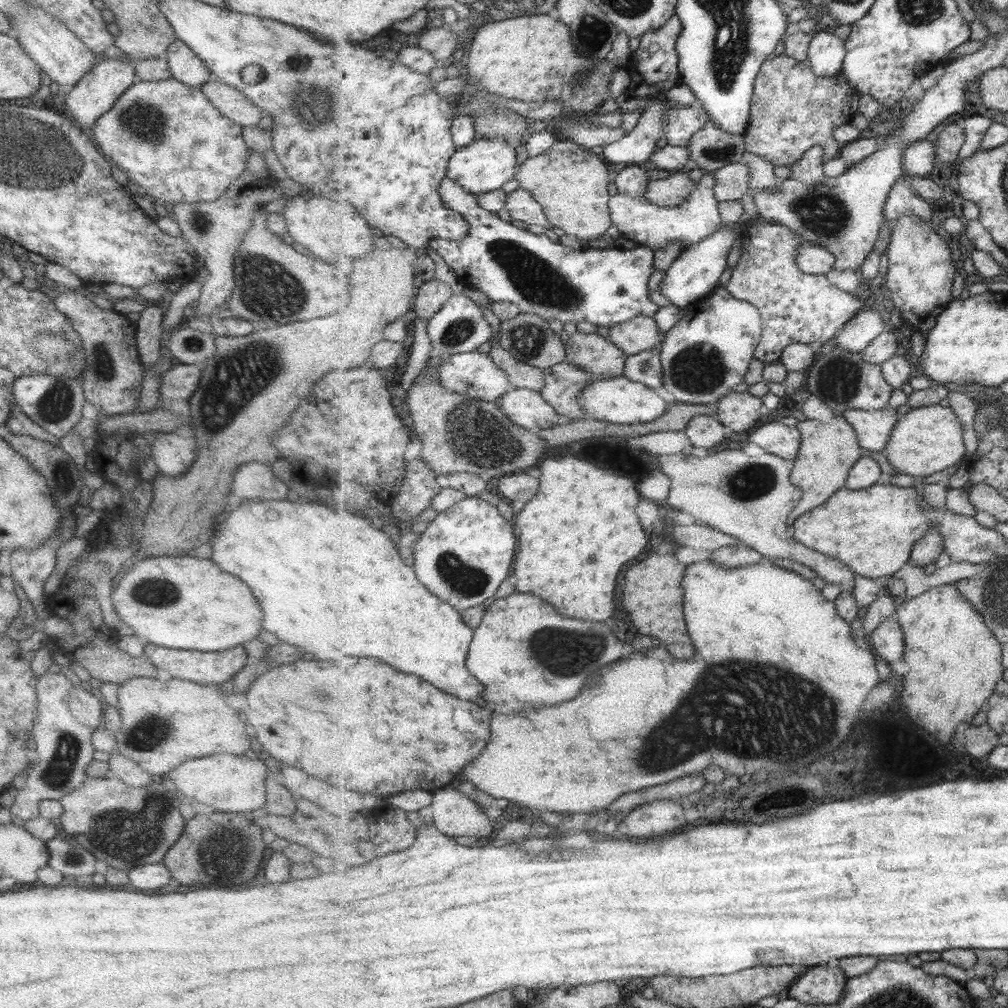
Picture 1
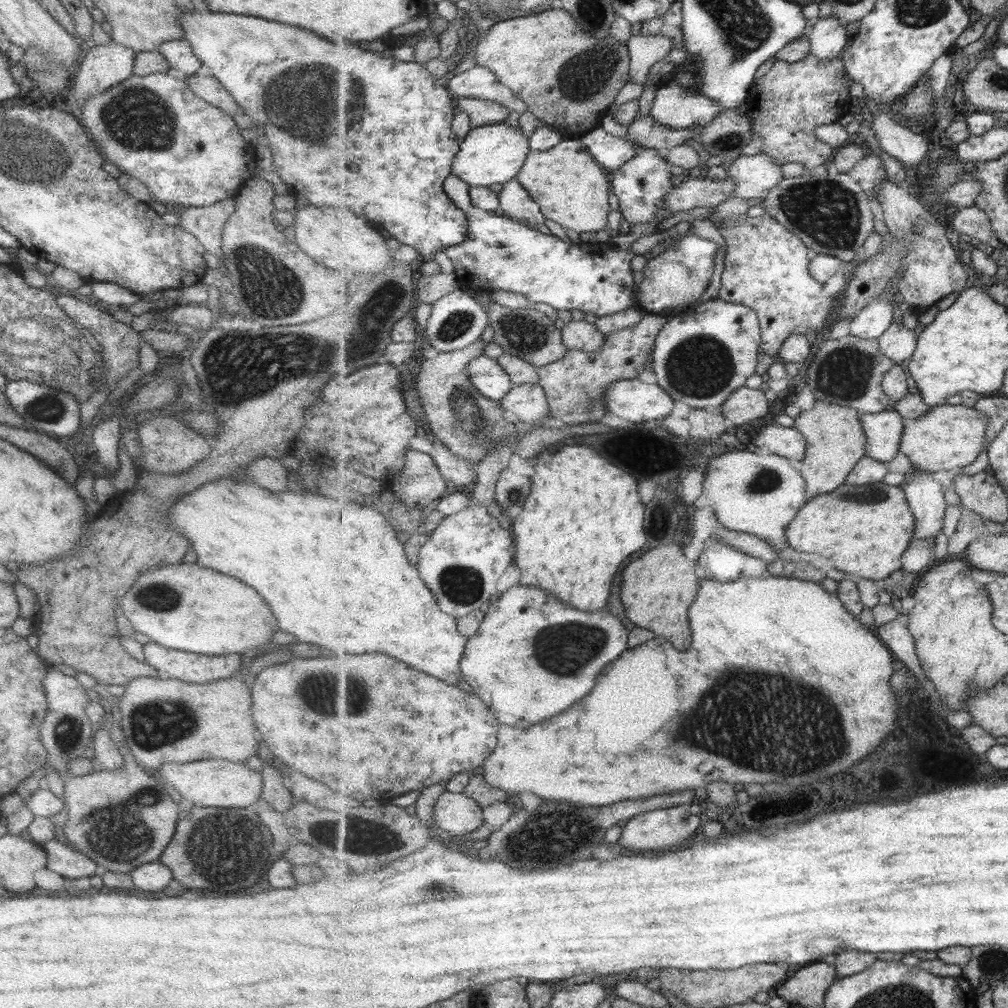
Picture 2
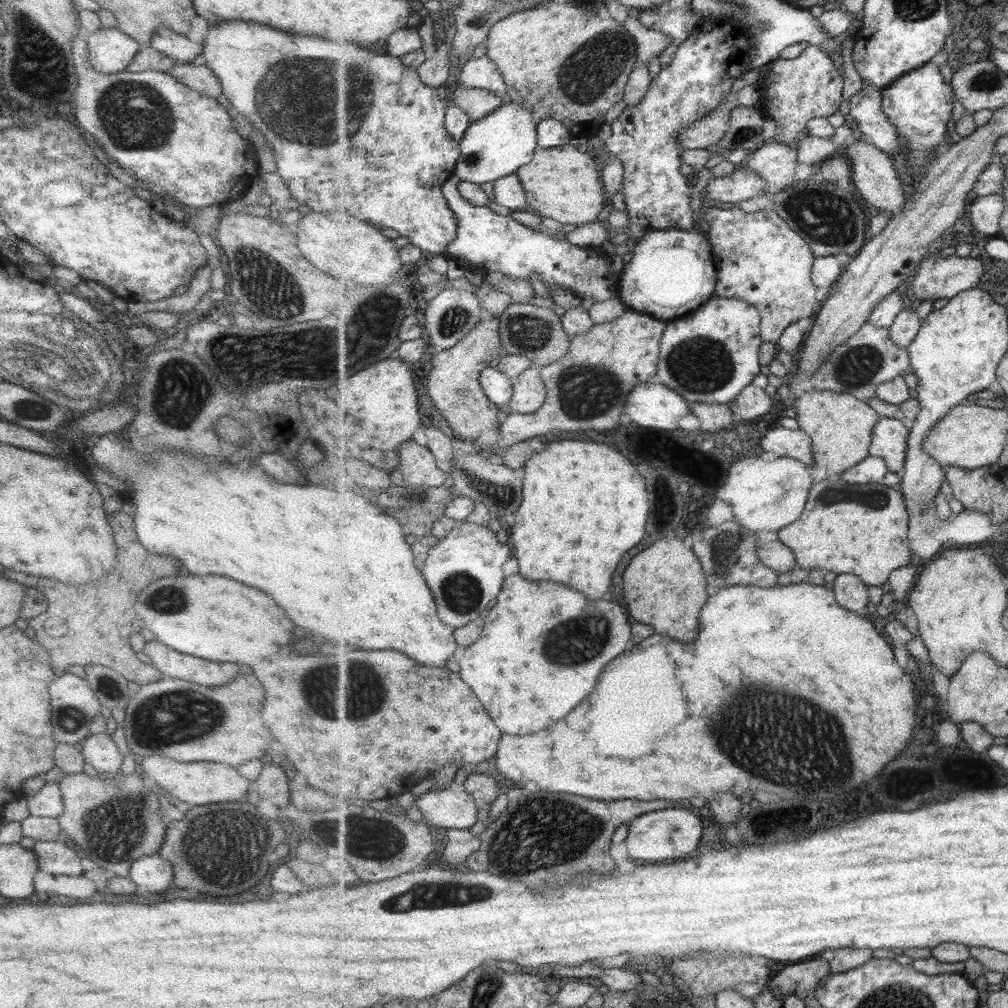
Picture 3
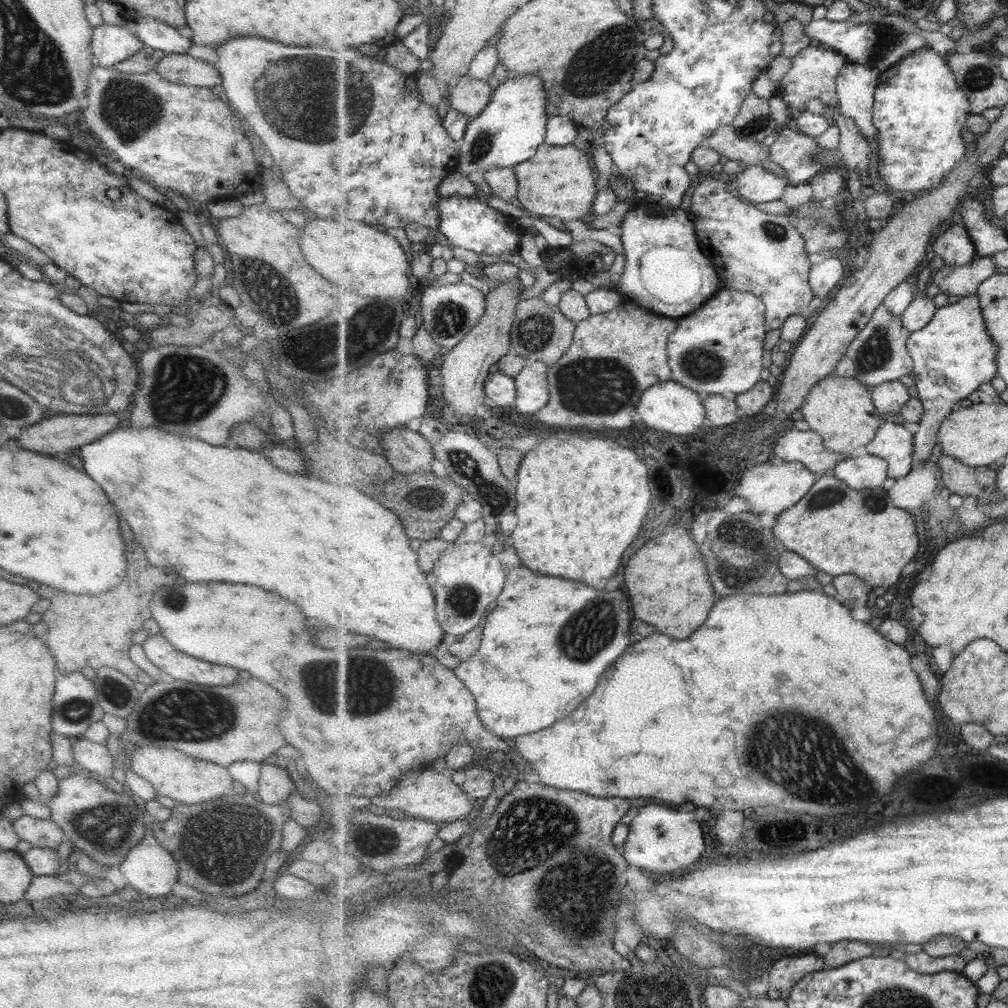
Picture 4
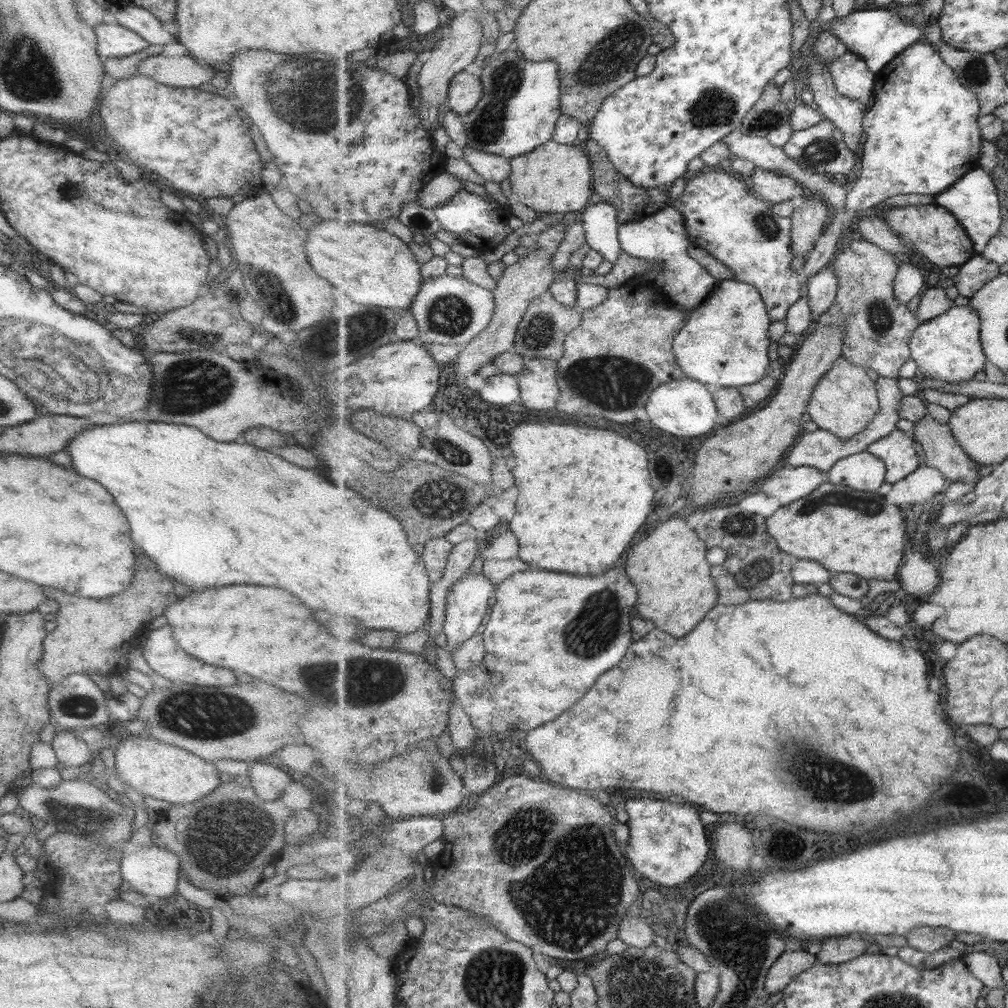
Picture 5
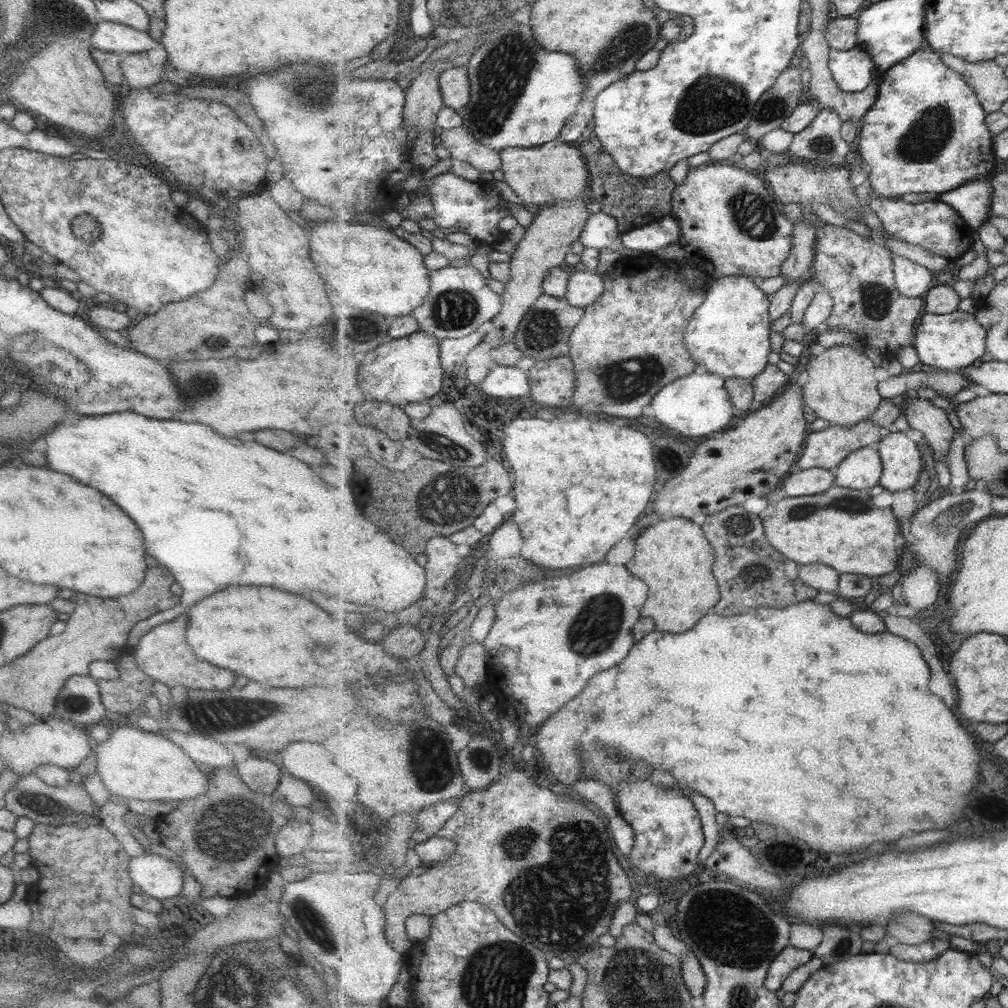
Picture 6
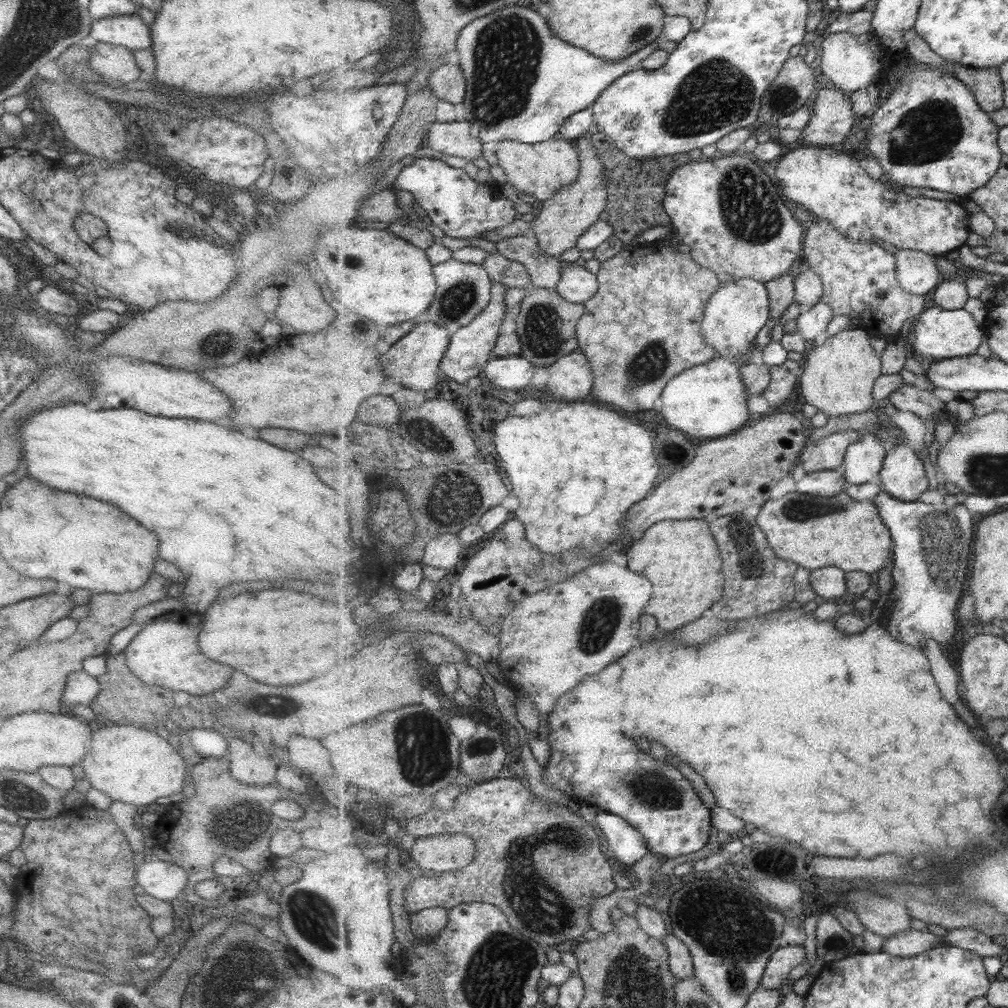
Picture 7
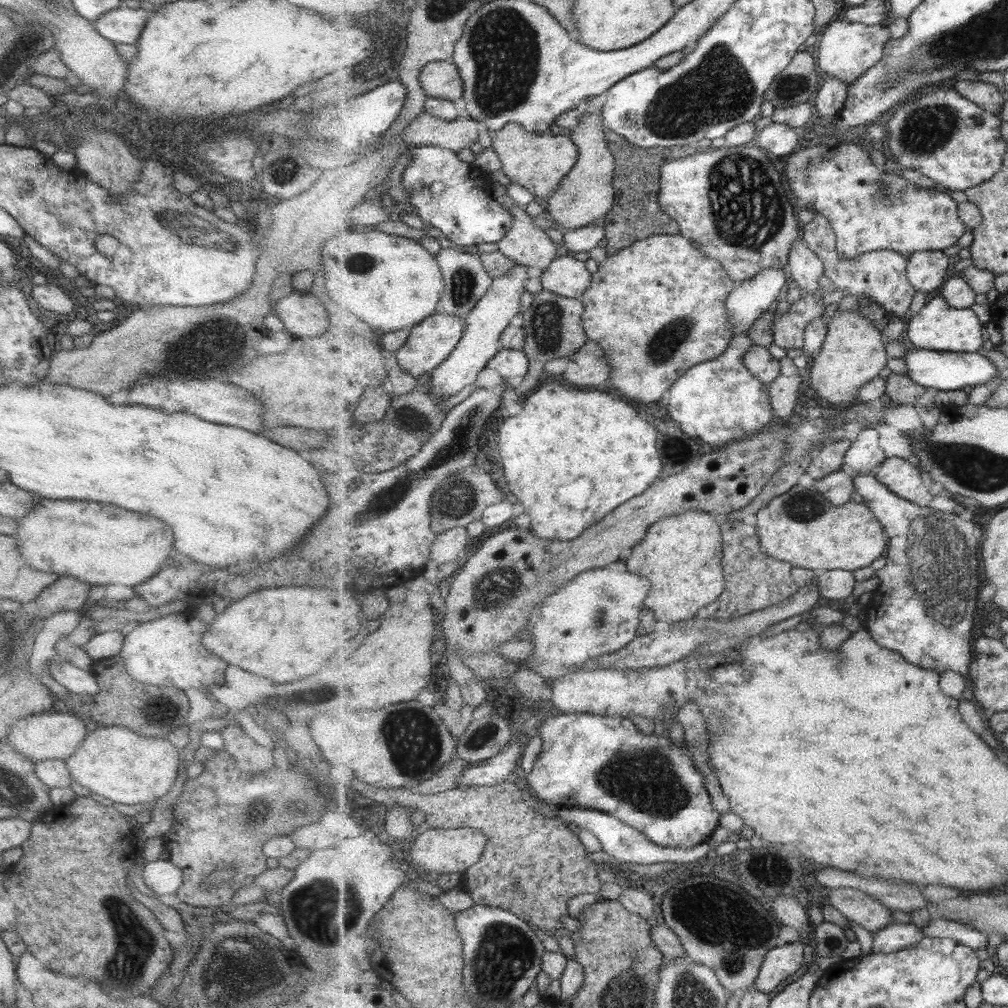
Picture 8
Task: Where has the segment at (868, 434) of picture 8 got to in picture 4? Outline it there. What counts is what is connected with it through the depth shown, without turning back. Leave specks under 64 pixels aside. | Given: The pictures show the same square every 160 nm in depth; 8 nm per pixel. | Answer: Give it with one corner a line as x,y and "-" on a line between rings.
875,455
844,458
837,463
834,474
855,490
878,489
888,475
888,462

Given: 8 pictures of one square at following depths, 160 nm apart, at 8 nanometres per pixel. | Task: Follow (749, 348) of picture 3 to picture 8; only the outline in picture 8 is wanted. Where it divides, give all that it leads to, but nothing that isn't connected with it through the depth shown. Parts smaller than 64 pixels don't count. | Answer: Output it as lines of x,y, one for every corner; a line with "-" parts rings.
786,266
783,269
764,268
763,271
752,279
739,282
727,300
727,308
730,314
730,327
734,335
749,335
749,330
753,324
765,312
771,310
774,304
784,296
790,278
790,269

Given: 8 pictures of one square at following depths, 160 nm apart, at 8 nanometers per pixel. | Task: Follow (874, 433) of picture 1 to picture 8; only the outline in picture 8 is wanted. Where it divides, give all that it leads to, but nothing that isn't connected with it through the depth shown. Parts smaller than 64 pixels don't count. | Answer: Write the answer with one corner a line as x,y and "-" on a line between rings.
899,457
887,458
880,464
876,477
897,496
921,507
930,508
933,494
921,478
921,469
915,462

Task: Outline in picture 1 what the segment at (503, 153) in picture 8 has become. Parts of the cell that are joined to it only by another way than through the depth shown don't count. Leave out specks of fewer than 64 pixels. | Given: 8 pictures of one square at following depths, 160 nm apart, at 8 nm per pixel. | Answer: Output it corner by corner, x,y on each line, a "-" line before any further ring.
558,141
545,154
529,156
516,175
521,188
530,190
544,208
552,226
580,241
597,240
614,226
610,211
609,171
613,167
602,157
573,141

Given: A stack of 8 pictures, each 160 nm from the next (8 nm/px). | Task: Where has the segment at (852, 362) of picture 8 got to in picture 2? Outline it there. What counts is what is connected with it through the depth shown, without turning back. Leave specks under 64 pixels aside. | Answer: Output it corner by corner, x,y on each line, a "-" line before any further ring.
820,400
811,410
802,411
795,418
793,426
800,430
808,441
806,457
799,463
799,469
808,486
808,498
837,490
848,482
849,473
868,456
868,436
857,409

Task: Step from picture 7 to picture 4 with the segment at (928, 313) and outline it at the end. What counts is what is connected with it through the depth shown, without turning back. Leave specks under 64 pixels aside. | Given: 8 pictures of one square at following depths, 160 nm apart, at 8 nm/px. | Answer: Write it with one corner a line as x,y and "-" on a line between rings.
973,295
939,308
925,328
912,333
908,349
914,361
912,377
925,407
925,414
918,423
919,431
914,435
914,468
917,468
931,456
939,441
942,424
948,414
958,408
959,400
998,376
998,345
988,332
981,300

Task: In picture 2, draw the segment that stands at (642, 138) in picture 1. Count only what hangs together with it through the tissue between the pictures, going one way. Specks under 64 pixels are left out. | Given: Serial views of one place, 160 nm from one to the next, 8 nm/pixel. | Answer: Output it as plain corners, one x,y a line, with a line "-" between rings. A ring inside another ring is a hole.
675,80
658,90
650,115
658,122
678,129
704,128
724,108
701,93
688,94
-
601,126
581,139
588,152
608,172
617,172
636,153
632,141
613,136

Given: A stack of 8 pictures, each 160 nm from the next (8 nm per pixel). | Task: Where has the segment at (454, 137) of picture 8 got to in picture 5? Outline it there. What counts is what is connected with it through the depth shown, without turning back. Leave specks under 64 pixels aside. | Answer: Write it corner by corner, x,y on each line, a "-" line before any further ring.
465,147
464,148
464,159
469,161
469,164
476,170
486,181
489,182
503,182
505,178
509,180
512,171
512,166
509,159
504,156
483,152
481,149

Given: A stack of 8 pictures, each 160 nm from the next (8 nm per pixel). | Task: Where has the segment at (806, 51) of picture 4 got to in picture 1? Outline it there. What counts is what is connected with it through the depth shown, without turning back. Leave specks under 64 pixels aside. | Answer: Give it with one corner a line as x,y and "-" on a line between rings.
774,53
764,62
760,74
756,80
755,92
753,95
751,116
746,138
746,150
772,162
775,166
791,167
797,164
805,153
817,145
825,149
824,162
837,158
842,146
837,142
835,130
851,122
853,118
853,95
860,95
860,92
841,73
832,77
820,77
806,61
799,62
784,53

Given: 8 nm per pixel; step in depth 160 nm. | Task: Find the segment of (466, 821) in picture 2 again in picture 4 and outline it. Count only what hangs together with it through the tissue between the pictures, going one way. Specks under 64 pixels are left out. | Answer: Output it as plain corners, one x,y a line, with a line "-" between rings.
425,768
423,772
407,772
399,780
393,792
385,792
381,796
372,798
372,804
376,804
376,810
380,812
389,812
391,810
400,810
407,817
425,819
434,821
437,824
446,824
455,822
455,820
469,819
478,811
474,800
467,794
463,786
457,786
450,778
450,772
437,772
433,768

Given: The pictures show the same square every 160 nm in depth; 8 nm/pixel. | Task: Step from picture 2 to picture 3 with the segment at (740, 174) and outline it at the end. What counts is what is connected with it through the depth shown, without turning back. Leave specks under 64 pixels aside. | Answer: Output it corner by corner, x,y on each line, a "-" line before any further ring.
767,141
741,165
754,170
768,182
765,192
771,197
793,186
798,181
795,174
803,168
797,160
797,149
777,141

